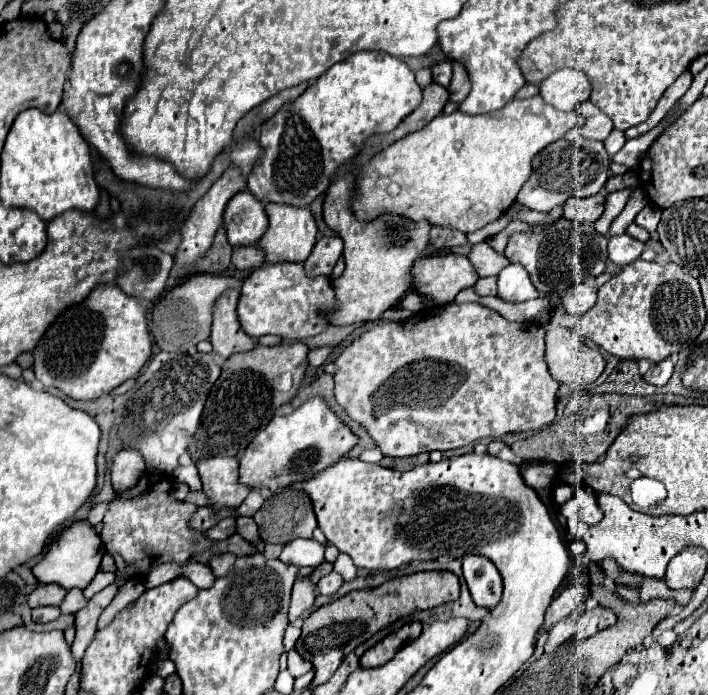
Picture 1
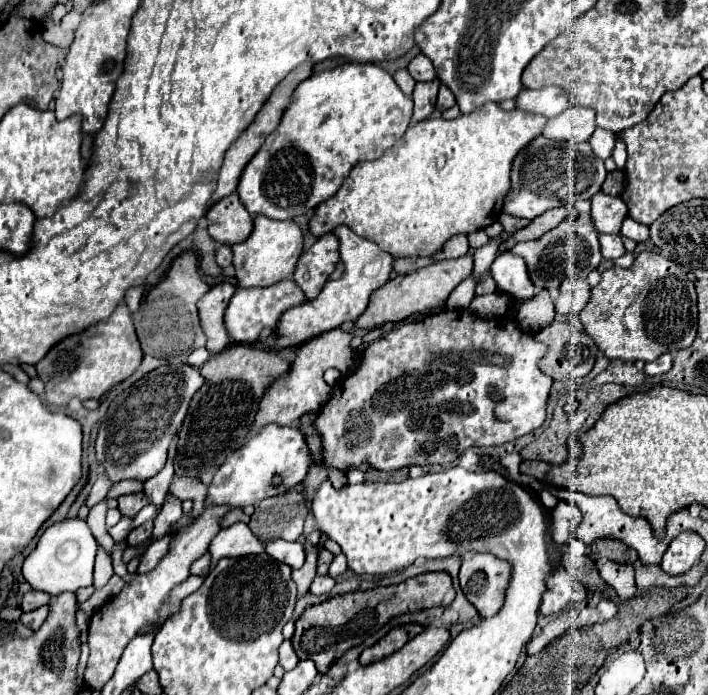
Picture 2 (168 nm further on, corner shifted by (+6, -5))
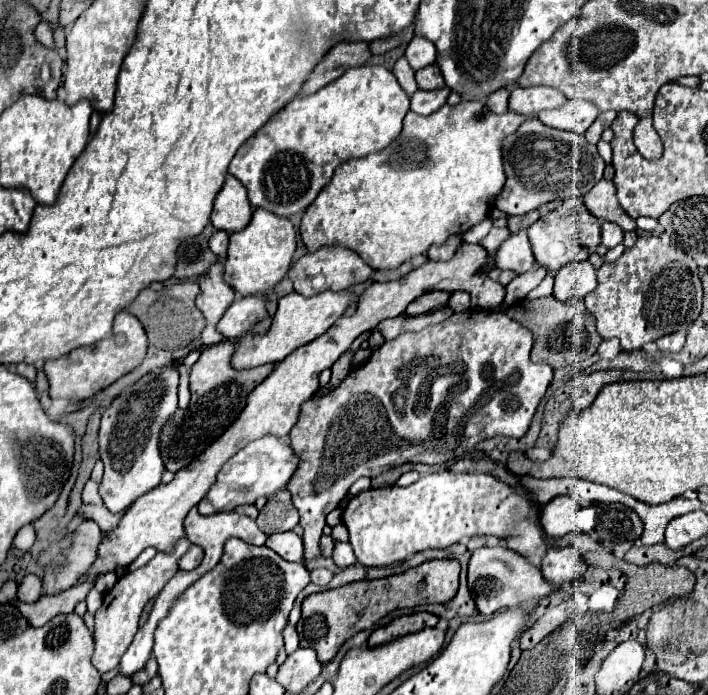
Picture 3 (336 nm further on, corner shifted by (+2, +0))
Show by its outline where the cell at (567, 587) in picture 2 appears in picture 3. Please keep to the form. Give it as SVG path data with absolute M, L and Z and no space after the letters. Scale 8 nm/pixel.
M574 546L550 548L542 558L542 576L552 584L572 584L586 570L586 564Z

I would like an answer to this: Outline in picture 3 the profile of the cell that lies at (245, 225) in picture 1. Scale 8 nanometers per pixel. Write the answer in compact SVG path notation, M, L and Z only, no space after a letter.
M232 174L226 176L222 190L214 200L212 224L216 230L224 230L228 234L242 230L252 216L252 206L246 194L246 188Z

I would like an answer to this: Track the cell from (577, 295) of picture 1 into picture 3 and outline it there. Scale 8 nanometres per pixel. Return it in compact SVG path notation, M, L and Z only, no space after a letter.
M578 260L578 262L566 264L564 268L560 268L556 272L554 298L562 300L562 302L568 302L574 296L584 298L596 286L598 286L596 268L588 260Z

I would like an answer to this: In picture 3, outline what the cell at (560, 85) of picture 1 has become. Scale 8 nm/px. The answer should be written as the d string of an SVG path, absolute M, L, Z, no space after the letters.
M514 86L510 92L510 110L522 116L536 116L538 112L558 108L564 102L566 102L564 94L548 86L532 86L532 88Z

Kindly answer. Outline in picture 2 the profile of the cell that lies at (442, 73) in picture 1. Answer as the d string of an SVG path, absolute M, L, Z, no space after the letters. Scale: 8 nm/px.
M426 55L414 57L408 65L408 71L416 81L434 81L436 79L436 71L432 67L432 61Z

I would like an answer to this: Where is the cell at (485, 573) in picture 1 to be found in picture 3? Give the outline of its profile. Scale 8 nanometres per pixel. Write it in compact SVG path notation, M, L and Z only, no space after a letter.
M484 546L472 554L470 564L468 564L468 588L476 602L478 612L484 616L492 616L500 608L518 606L522 602L528 602L534 598L544 598L544 596L560 590L560 588L548 584L548 580L542 578L540 568L536 568L528 558L524 558L522 554L518 554L506 546L496 546L496 548Z

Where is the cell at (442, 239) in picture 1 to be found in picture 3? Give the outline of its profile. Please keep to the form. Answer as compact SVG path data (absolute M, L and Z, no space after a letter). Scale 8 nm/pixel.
M422 254L422 256L414 256L414 258L410 258L410 260L406 260L402 266L398 266L398 268L394 268L394 270L376 270L374 272L374 276L372 276L372 280L376 282L376 280L398 280L398 278L402 278L404 274L408 274L412 268L418 268L418 266L422 266L424 262L426 262L428 258Z

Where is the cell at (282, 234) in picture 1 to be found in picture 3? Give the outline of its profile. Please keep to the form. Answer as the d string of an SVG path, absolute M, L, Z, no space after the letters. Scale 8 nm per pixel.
M256 208L248 226L230 234L228 258L224 264L224 282L240 296L258 296L270 292L290 270L296 250L296 230L288 218L280 218L264 208Z

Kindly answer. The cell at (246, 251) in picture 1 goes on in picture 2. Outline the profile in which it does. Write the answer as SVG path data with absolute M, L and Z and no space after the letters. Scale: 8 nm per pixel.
M222 245L216 253L216 263L226 269L226 267L232 267L232 249L228 245Z

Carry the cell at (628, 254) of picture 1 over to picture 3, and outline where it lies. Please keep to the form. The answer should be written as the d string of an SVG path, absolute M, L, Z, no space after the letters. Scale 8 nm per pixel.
M602 222L602 244L606 248L614 248L624 240L624 230L618 224L612 222Z

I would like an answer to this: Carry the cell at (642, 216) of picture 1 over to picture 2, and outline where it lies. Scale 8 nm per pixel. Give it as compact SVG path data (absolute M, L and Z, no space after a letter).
M630 217L624 219L622 223L622 231L620 231L624 237L630 237L634 241L648 241L650 239L650 227L644 225L644 223L638 223L638 221L632 221Z

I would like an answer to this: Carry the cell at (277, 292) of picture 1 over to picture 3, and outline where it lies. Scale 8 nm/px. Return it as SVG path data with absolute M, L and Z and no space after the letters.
M246 296L236 300L220 318L220 322L216 324L216 330L226 340L240 338L258 320L266 316L266 300L270 300L270 296Z

